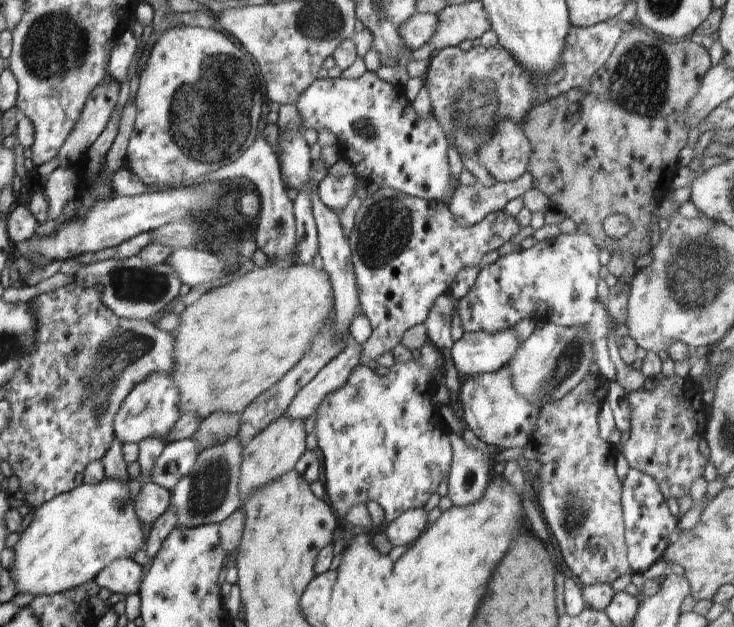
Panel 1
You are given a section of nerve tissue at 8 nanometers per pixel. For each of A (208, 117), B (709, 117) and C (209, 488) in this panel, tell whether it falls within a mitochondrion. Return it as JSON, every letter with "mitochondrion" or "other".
{"A":"mitochondrion","B":"other","C":"mitochondrion"}

